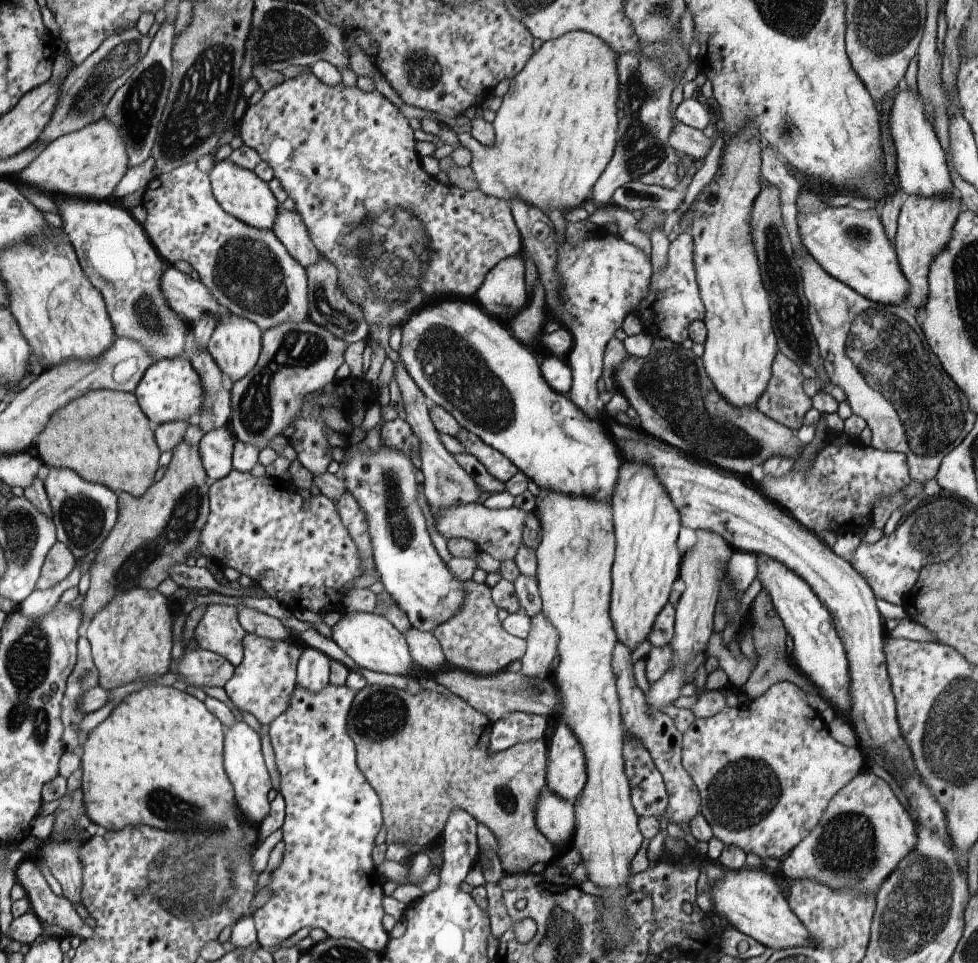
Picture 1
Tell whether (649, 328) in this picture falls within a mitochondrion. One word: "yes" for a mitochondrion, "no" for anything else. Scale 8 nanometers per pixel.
no

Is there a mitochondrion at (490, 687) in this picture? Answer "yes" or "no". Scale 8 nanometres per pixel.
yes

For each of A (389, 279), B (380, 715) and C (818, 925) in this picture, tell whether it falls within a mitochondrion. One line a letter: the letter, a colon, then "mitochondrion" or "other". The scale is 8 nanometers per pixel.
A: mitochondrion
B: mitochondrion
C: other

